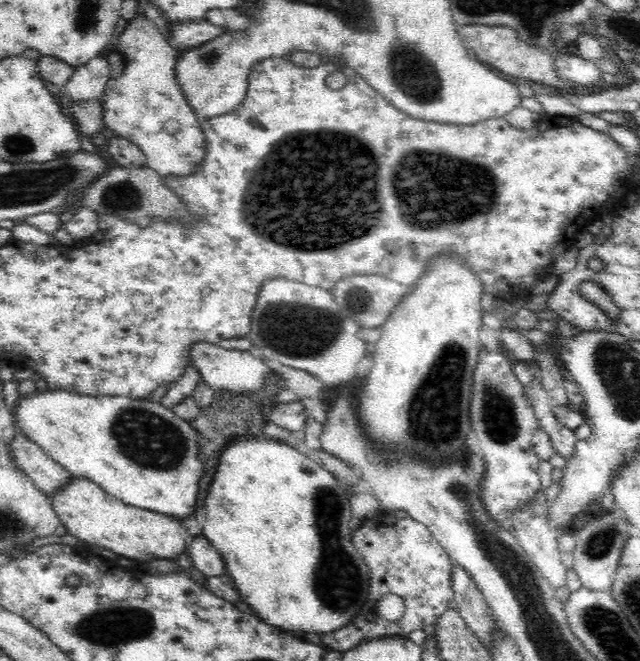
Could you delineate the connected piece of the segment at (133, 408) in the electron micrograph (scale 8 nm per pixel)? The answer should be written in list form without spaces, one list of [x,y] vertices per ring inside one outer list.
[[[46,388],[46,390],[42,392],[34,390],[32,394],[18,396],[18,400],[16,400],[12,412],[18,431],[40,445],[43,451],[58,462],[66,471],[70,472],[72,477],[88,479],[96,483],[96,485],[107,494],[114,496],[126,505],[134,506],[138,509],[150,510],[151,512],[169,515],[180,520],[191,515],[194,516],[197,496],[200,491],[199,483],[205,472],[205,464],[200,461],[200,455],[198,455],[198,450],[200,450],[200,445],[198,444],[200,437],[198,436],[200,436],[200,433],[190,425],[190,421],[180,418],[173,409],[166,408],[161,402],[153,402],[147,399],[133,399],[130,397],[80,395],[68,392],[67,390],[52,390],[51,388]]]

